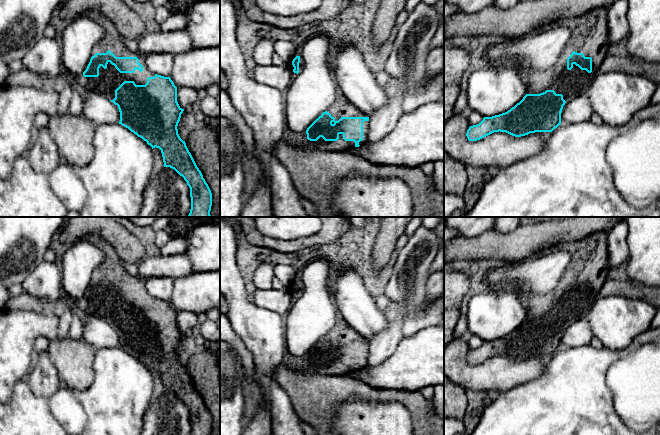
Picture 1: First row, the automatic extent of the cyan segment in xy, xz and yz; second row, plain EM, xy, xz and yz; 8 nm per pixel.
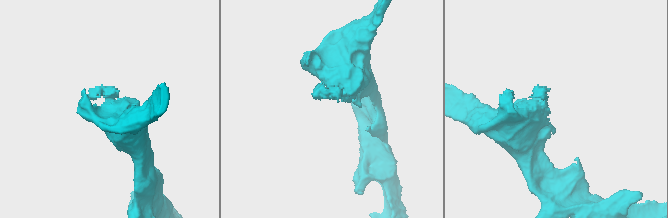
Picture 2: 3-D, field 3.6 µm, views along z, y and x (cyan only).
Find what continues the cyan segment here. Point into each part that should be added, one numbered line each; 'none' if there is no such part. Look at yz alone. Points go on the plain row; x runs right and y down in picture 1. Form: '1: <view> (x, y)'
1: yz (589, 256)

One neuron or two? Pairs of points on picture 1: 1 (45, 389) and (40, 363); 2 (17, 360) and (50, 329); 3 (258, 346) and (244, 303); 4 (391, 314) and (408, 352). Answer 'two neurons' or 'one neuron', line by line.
1: one neuron
2: one neuron
3: one neuron
4: two neurons

